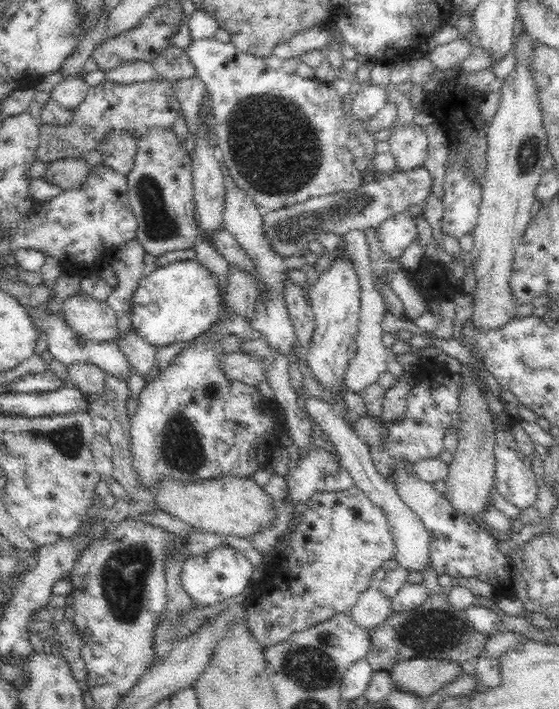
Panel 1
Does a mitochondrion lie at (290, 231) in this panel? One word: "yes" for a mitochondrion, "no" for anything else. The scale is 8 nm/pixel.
yes

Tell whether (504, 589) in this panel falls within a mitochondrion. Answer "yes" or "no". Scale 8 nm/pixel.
no

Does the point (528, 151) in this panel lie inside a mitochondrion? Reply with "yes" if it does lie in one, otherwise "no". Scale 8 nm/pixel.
yes

